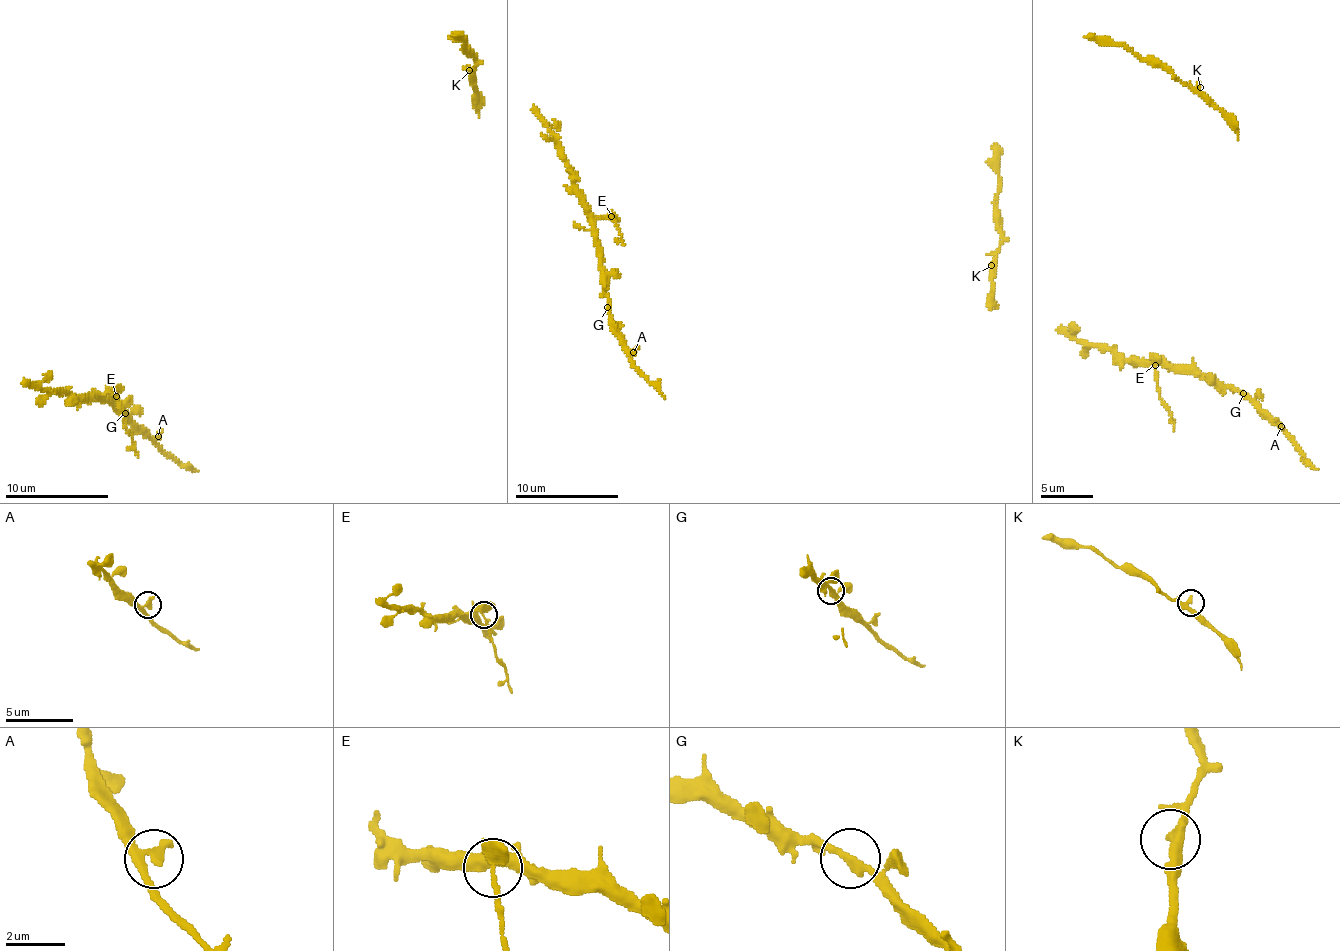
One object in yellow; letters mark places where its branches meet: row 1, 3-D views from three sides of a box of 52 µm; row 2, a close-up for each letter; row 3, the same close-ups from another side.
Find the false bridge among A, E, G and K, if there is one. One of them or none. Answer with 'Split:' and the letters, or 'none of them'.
Split: E

